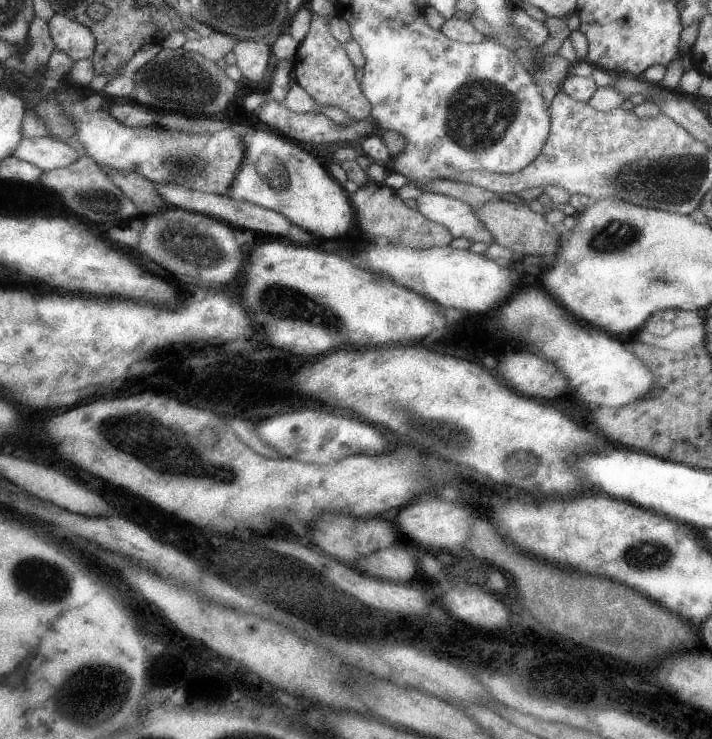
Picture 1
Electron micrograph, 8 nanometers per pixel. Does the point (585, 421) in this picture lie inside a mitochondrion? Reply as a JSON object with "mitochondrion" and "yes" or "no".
{"mitochondrion":"no"}

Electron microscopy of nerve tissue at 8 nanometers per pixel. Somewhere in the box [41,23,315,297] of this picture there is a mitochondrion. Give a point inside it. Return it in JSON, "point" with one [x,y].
{"point":[164,77]}

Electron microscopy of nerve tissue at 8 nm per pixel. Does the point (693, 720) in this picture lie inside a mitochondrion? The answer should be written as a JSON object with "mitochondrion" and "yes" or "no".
{"mitochondrion":"no"}

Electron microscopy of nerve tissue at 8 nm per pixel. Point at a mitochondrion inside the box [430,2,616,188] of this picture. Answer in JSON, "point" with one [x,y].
{"point":[478,113]}

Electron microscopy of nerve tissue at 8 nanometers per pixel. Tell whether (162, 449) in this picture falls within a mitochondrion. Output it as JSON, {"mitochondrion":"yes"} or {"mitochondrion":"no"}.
{"mitochondrion":"yes"}

